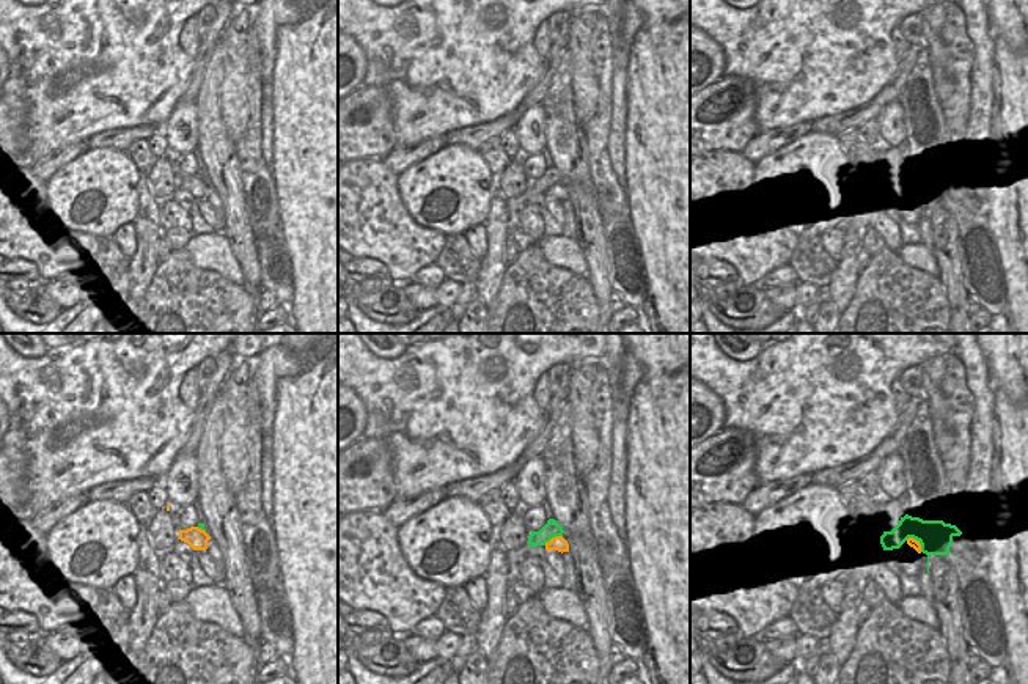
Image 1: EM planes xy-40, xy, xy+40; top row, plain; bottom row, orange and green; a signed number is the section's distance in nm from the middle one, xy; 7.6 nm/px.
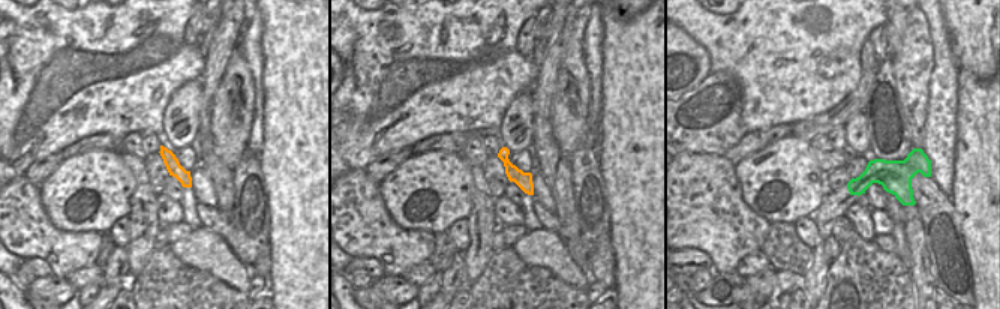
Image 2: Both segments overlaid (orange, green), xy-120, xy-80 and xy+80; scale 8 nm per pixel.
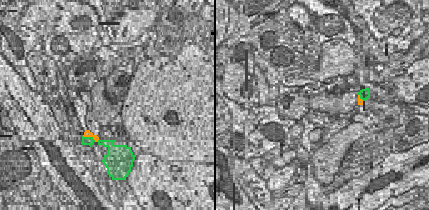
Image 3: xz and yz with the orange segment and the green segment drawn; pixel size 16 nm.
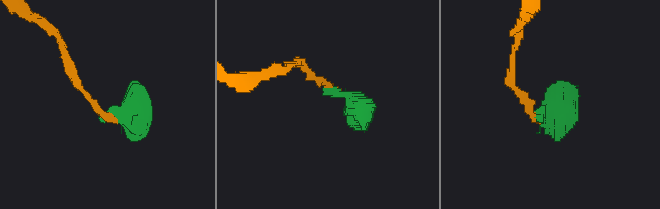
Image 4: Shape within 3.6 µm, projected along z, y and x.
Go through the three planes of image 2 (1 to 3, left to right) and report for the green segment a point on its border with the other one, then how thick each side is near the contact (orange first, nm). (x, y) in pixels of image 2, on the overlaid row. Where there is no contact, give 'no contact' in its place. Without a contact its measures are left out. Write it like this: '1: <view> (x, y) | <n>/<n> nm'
1: no contact
2: no contact
3: no contact

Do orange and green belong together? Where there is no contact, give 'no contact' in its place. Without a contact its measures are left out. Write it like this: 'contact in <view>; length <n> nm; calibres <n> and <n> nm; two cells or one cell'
contact in xy; length 160 nm; calibres 120 and 130 nm; one cell

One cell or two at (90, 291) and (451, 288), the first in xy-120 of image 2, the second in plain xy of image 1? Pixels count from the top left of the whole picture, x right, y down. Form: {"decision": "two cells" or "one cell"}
{"decision": "one cell"}

